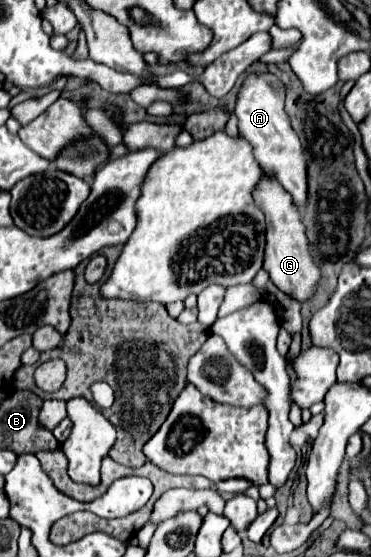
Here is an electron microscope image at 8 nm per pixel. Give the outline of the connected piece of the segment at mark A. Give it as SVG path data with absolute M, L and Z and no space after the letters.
M249 76L239 90L239 100L233 114L239 120L239 134L253 144L255 158L261 162L265 176L275 178L293 196L293 204L303 208L307 202L307 162L303 158L299 136L291 128L289 116L283 108L285 92L277 92L273 86L275 84L267 76Z

